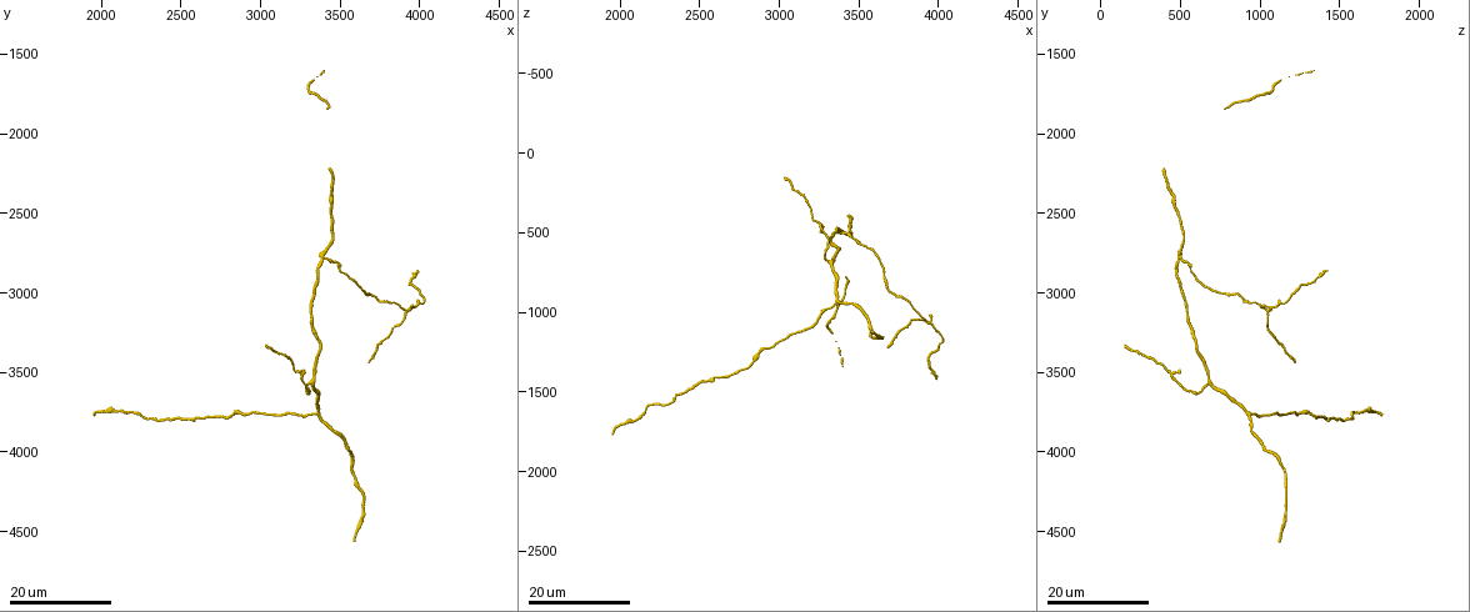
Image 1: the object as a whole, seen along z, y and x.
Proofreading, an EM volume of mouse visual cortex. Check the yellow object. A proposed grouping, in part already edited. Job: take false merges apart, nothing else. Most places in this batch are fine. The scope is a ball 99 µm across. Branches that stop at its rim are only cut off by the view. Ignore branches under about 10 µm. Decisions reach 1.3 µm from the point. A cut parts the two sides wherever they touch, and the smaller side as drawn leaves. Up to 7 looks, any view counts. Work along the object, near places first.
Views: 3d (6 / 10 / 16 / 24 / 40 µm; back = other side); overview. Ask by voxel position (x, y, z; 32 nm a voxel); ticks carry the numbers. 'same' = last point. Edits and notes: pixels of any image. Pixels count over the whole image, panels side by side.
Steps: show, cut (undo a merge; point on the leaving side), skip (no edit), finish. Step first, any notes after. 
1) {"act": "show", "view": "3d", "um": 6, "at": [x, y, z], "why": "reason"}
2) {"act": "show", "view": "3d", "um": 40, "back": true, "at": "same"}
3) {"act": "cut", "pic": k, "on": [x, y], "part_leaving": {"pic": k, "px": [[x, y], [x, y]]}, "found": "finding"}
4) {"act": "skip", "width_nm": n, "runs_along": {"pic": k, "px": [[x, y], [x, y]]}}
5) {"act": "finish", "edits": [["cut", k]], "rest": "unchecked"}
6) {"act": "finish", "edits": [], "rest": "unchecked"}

{"act": "show", "view": "3d", "um": 24, "at": [3360, 3780, 920], "why": "a fork"}

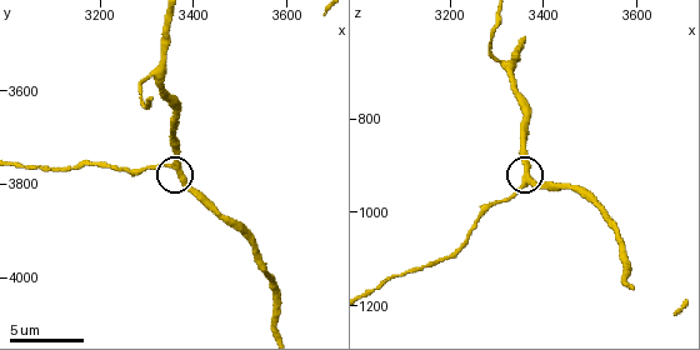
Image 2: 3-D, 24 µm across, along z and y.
{"act": "show", "view": "3d", "um": 6, "at": [3365, 3765, 935], "why": "zoom in"}

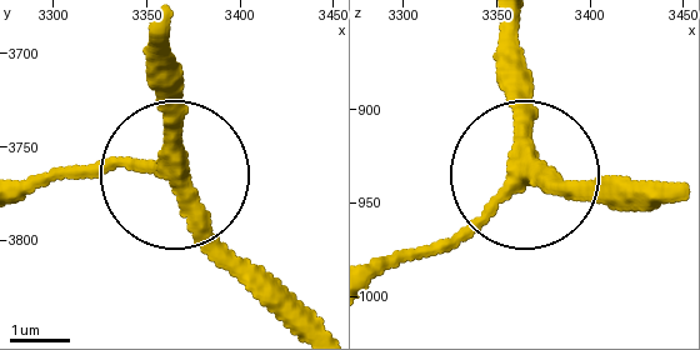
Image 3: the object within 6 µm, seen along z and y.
{"act": "skip", "arms": 3, "runs_along": {"pic": 3, "px": [[511, 24], [521, 168], [626, 188]]}, "found": "all the same neuron"}

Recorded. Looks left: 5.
{"act": "show", "view": "3d", "um": 16, "at": [3400, 2780, 520], "why": "three-way junction"}

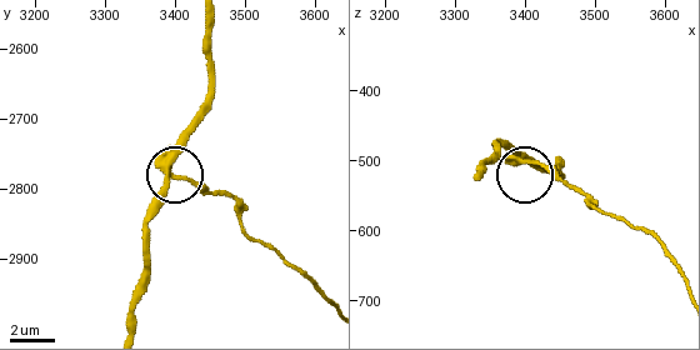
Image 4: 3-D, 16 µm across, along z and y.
{"act": "show", "view": "3d", "um": 10, "at": [3390, 2780, 500]}

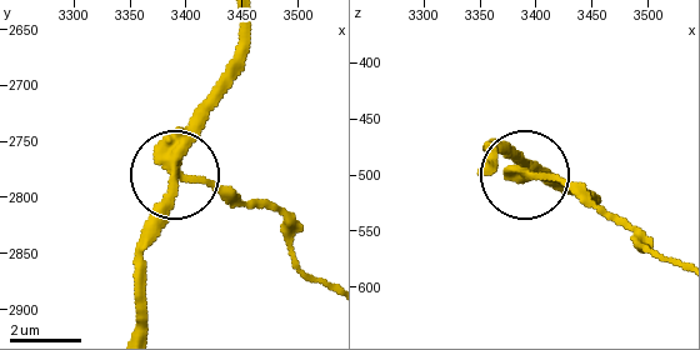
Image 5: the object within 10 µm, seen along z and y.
{"act": "show", "view": "3d", "um": 10, "back": true, "at": [3394, 2776, 502], "why": "from behind"}

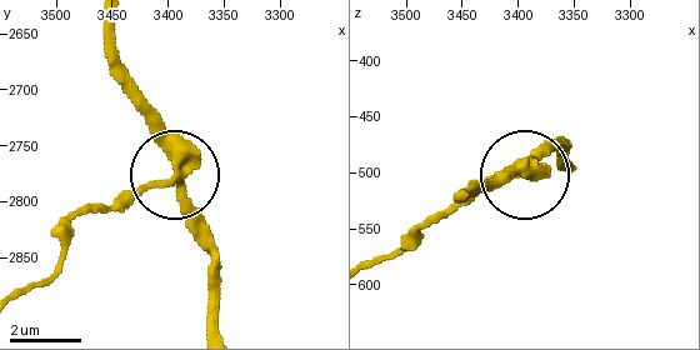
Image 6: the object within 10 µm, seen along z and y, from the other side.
{"act": "cut", "pic": 6, "on": [141, 185], "width_nm": 310, "part_leaving": {"pic": 6, "px": [[179, 150], [161, 180], [80, 214], [54, 273], [26, 285]]}, "found": "a second neuron is stuck on"}

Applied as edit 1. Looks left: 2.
{"act": "show", "view": "3d", "um": 10, "at": [3310, 3565, 690], "why": "arms part here"}

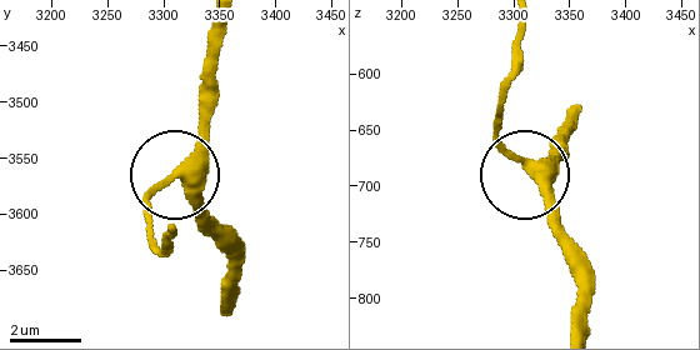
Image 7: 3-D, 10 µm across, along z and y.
{"act": "skip", "width_nm": 350, "runs_along": {"pic": 7, "px": [[219, 25], [219, 79], [199, 151], [150, 205], [148, 229]]}, "found": "all the same neuron"}

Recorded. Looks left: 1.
{"act": "finish", "edits": [["cut", 6]], "rest": "unchecked"}

